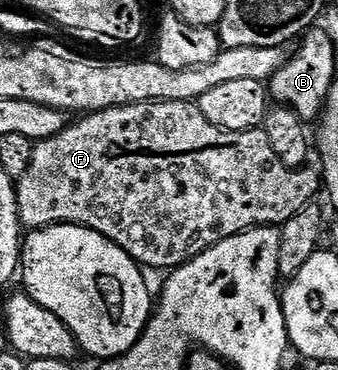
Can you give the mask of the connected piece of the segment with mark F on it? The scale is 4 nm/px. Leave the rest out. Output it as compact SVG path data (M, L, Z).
M137 102L127 106L113 106L107 110L95 110L79 118L82 119L75 126L74 123L67 125L66 129L56 136L34 143L28 172L24 172L24 176L16 182L19 223L23 227L28 226L31 231L54 225L76 225L94 229L122 248L142 268L151 266L154 270L169 272L174 267L182 266L188 260L200 256L200 252L220 244L220 240L228 240L232 236L243 234L245 230L252 230L256 226L281 228L285 222L292 220L292 216L296 216L296 212L300 212L317 199L314 197L317 196L318 190L320 194L319 171L310 170L311 168L288 168L288 164L284 164L280 156L276 156L272 144L268 144L265 129L232 132L216 128L216 124L209 122L194 102Z

